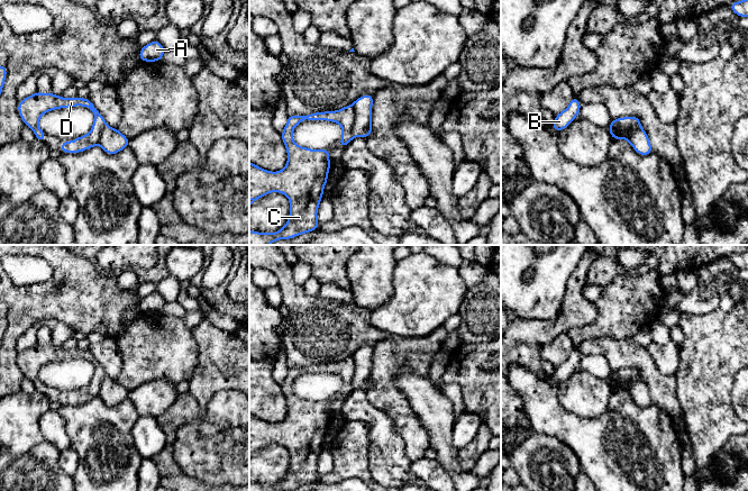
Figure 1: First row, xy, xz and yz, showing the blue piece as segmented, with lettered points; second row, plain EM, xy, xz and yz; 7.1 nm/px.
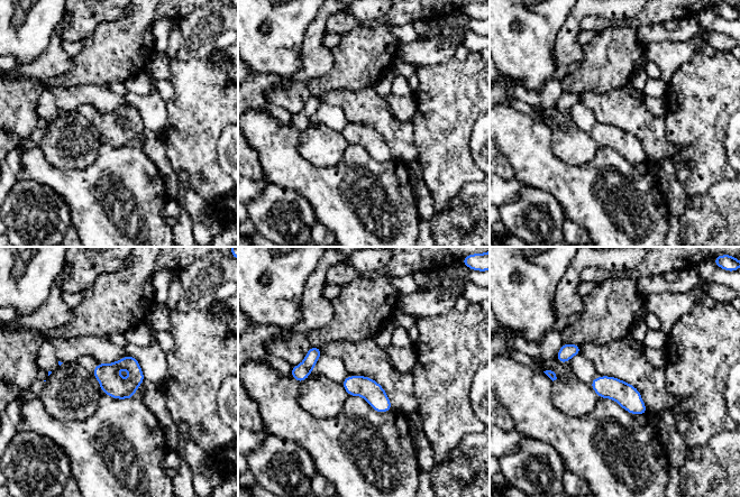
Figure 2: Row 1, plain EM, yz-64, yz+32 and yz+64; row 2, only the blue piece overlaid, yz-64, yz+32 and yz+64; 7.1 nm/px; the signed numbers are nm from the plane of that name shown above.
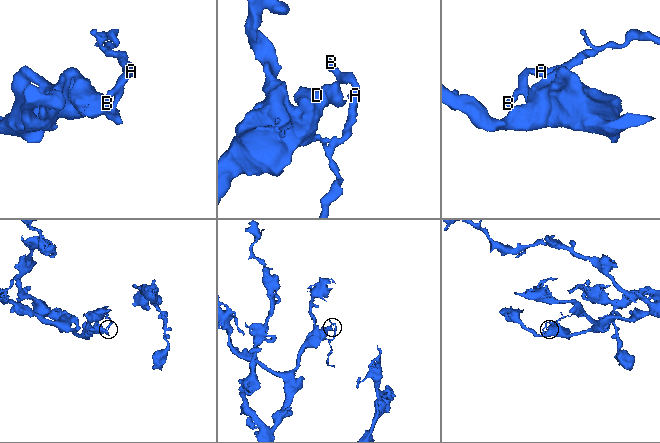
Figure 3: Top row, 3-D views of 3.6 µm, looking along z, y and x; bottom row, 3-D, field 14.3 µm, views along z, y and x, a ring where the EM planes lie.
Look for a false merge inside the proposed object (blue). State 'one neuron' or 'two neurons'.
two neurons

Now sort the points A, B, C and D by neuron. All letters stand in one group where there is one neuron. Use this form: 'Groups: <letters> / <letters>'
Groups: A B / C D

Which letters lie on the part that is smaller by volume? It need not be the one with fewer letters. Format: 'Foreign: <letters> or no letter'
Foreign: A, B

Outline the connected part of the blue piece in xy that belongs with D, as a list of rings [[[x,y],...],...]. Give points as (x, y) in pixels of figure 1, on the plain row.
[[[36,343],[34,346],[18,354],[18,365],[25,378],[29,379],[34,383],[36,391],[44,394],[47,385],[38,378],[40,369],[51,362],[77,357],[89,360],[93,364],[94,373],[92,381],[89,385],[74,390],[73,394],[62,392],[61,402],[63,406],[81,404],[98,397],[102,381],[106,378],[103,367],[94,360],[89,349],[81,351],[76,347],[65,351],[61,347],[54,346],[53,344],[40,345],[39,343]]]

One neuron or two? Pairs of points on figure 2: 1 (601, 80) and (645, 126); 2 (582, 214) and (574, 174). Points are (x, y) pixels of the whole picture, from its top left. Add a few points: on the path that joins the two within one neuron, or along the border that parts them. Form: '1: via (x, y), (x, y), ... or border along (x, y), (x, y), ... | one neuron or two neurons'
1: border along (624, 86), (606, 91), (585, 91) | two neurons
2: via (582, 204), (582, 192), (574, 184) | one neuron

